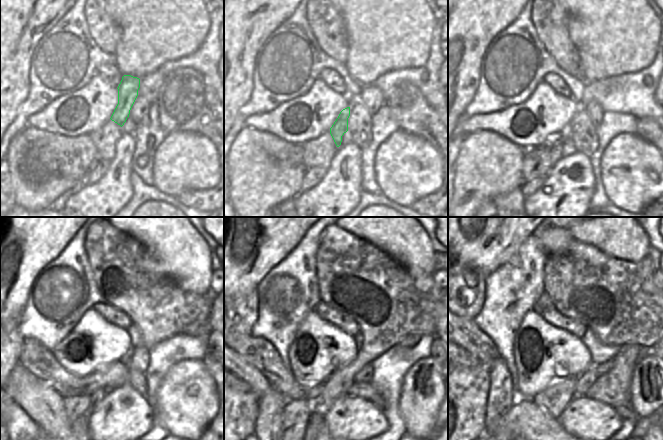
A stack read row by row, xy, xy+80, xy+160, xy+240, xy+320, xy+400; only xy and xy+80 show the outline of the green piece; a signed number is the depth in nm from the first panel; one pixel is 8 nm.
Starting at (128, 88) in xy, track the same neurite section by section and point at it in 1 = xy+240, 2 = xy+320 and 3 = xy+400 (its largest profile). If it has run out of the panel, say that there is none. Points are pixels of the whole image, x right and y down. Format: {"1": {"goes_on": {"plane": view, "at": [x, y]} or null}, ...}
{"1": {"goes_on": {"plane": "xy+240", "at": [95, 398]}}, "2": {"goes_on": {"plane": "xy+320", "at": [316, 419]}}, "3": {"goes_on": null}}

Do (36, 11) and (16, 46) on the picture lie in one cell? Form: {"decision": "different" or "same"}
{"decision": "same"}

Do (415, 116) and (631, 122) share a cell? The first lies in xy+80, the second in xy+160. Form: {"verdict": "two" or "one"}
{"verdict": "two"}

